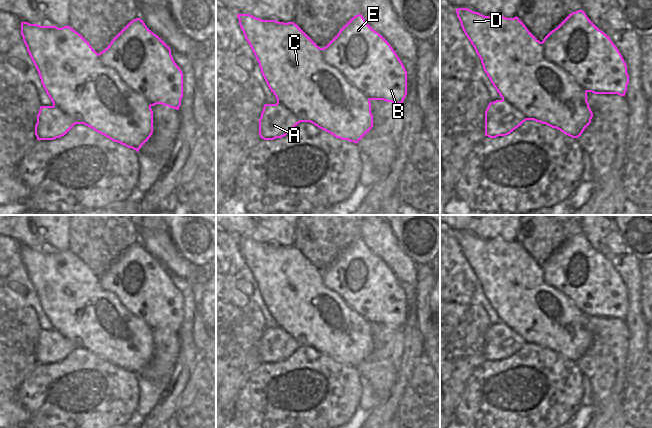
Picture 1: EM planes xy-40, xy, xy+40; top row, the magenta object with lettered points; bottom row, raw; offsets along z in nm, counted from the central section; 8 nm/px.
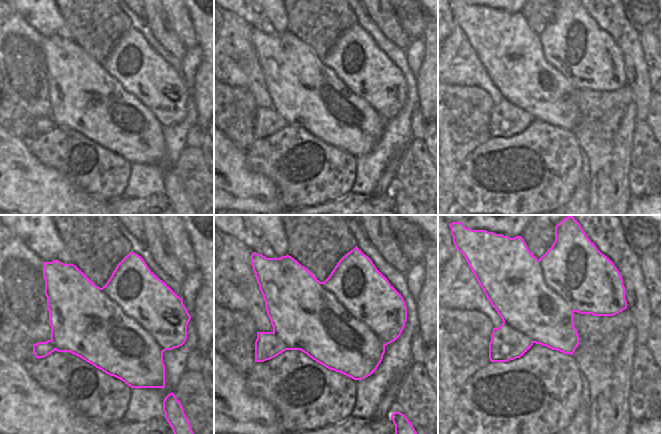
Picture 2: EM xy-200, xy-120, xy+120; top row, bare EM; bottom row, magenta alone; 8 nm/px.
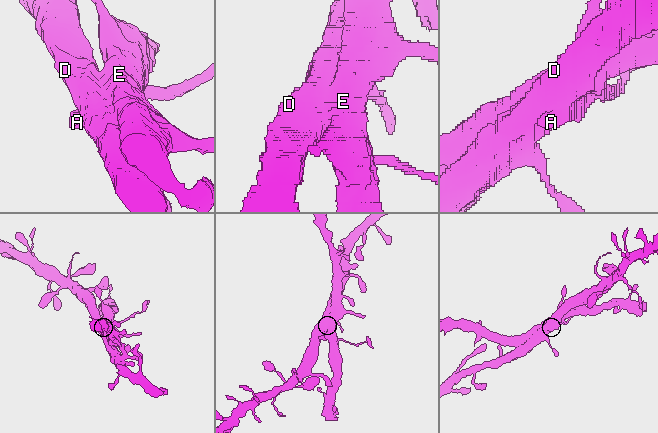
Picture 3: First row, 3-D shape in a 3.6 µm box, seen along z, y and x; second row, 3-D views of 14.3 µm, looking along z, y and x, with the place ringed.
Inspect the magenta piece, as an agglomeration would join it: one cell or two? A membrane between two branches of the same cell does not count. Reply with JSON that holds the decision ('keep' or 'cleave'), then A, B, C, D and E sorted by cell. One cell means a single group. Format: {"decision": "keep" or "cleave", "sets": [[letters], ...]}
{"decision": "cleave", "sets": [["A", "B", "E"], ["C", "D"]]}

